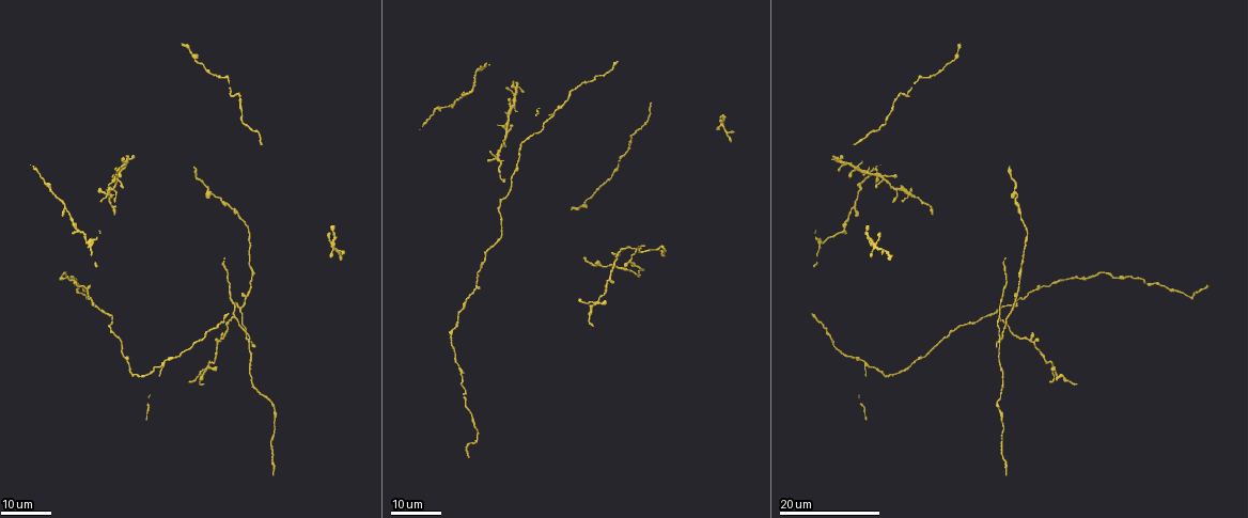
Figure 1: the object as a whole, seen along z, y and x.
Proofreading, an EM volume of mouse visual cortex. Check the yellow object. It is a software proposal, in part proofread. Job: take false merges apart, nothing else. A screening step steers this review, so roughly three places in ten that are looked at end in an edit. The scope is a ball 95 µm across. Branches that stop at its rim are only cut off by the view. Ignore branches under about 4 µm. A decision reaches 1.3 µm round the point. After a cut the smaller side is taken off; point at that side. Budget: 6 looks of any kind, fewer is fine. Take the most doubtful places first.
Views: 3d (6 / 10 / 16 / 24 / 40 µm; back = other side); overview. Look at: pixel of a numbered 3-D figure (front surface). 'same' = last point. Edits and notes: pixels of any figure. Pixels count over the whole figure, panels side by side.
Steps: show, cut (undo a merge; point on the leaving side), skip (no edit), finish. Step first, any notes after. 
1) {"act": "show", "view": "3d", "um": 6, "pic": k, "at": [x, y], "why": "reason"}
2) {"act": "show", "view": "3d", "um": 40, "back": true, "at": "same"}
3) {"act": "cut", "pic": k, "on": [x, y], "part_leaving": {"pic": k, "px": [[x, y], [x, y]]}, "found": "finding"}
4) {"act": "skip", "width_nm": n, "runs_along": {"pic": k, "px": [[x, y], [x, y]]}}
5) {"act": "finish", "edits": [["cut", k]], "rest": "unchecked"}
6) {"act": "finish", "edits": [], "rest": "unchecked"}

{"act": "show", "view": "3d", "um": 16, "pic": 1, "at": [998, 339], "why": "four or more arms meet"}

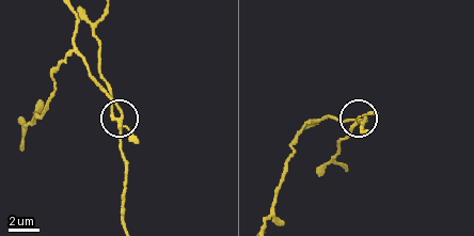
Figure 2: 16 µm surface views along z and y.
{"act": "show", "view": "3d", "um": 10, "pic": 2, "at": [119, 121]}

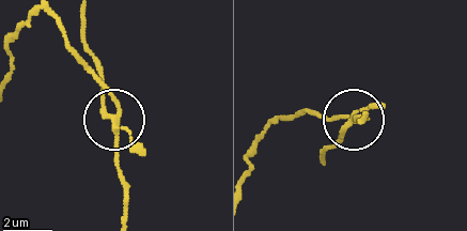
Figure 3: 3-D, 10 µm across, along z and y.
{"act": "cut", "pic": 3, "on": [134, 152], "part_leaving": {"pic": 3, "px": [[117, 120], [104, 102], [86, 21]]}, "found": "a second cell is stuck on"}

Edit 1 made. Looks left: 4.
{"act": "show", "view": "overview", "why": "redraw"}

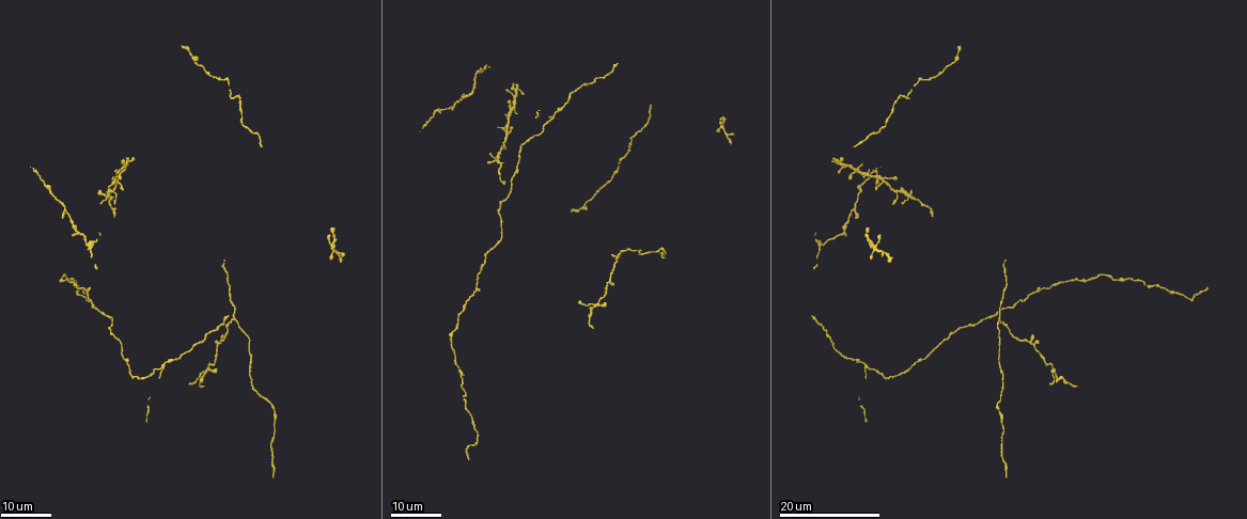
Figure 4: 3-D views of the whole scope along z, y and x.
{"act": "show", "view": "3d", "um": 24, "pic": 4, "at": [500, 150], "why": "sudden change in width"}

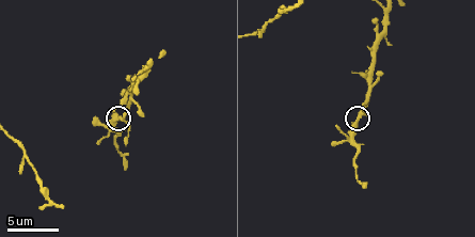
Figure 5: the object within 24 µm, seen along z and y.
{"act": "show", "view": "3d", "um": 6, "pic": 5, "at": [118, 116]}

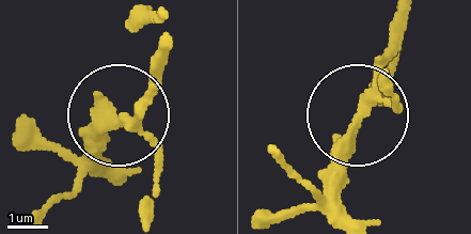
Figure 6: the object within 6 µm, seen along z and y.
{"act": "skip", "found": "one cell here"}

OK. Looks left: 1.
{"act": "finish", "edits": [["cut", 3]], "rest": "unchecked"}

